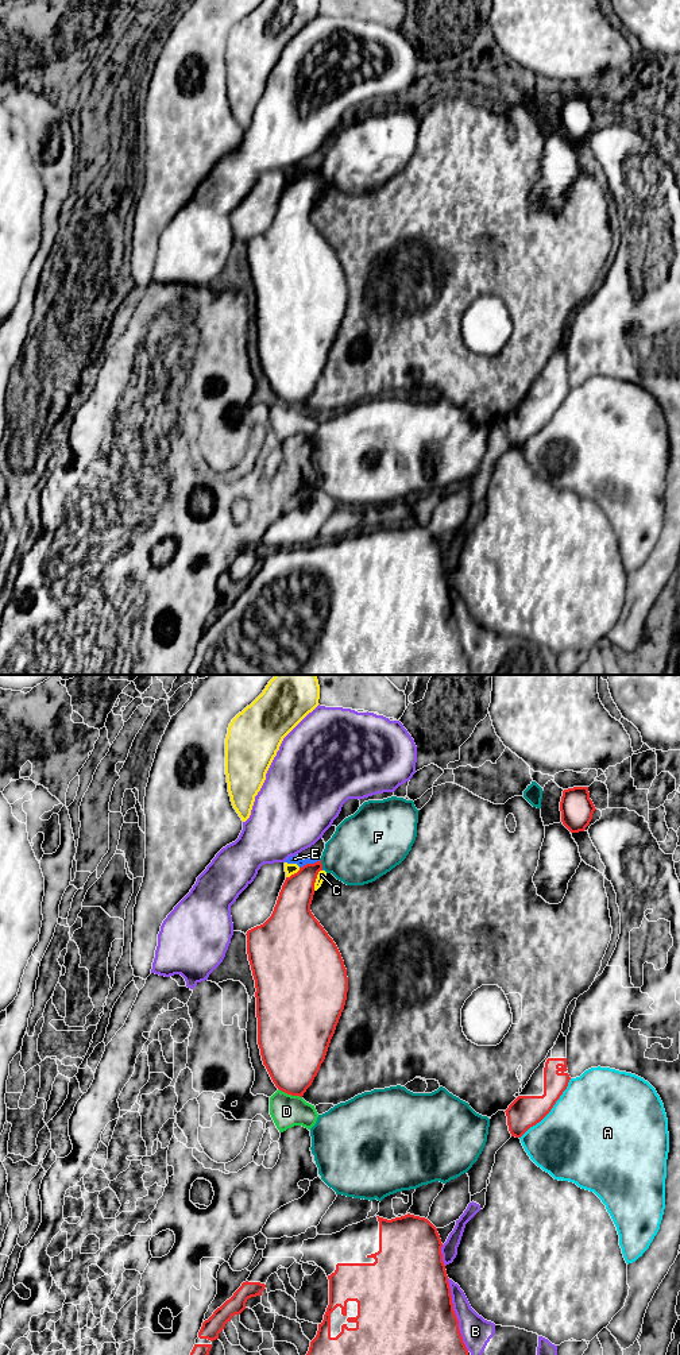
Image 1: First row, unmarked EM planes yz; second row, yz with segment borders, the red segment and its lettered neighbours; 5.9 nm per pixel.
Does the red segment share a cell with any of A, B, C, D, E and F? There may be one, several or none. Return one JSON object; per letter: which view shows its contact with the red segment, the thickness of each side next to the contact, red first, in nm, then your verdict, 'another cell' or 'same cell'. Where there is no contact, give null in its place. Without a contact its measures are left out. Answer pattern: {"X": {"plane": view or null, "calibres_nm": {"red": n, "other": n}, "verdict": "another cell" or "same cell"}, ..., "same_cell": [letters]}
{"A": {"plane": "yz", "calibres_nm": {"red": 190, "other": 500}, "verdict": "another cell"}, "B": {"plane": "yz", "calibres_nm": {"red": 500, "other": 180}, "verdict": "another cell"}, "C": {"plane": "yz", "calibres_nm": {"red": 240, "other": 50}, "verdict": "another cell"}, "D": {"plane": "yz", "calibres_nm": {"red": 360, "other": 190}, "verdict": "another cell"}, "E": {"plane": "yz", "calibres_nm": {"red": 200, "other": 50}, "verdict": "another cell"}, "F": {"plane": "yz", "calibres_nm": {"red": 200, "other": 380}, "verdict": "another cell"}, "same_cell": []}

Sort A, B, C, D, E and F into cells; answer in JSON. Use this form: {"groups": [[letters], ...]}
{"groups": [["A", "B"], ["C", "D", "E"], ["F"]]}

